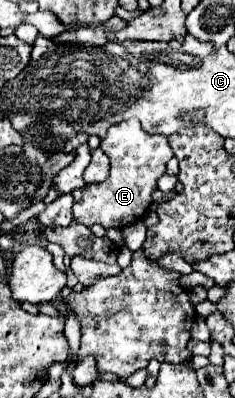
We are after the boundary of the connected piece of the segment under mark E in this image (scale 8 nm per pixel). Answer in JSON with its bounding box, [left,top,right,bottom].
[72,118,174,228]

